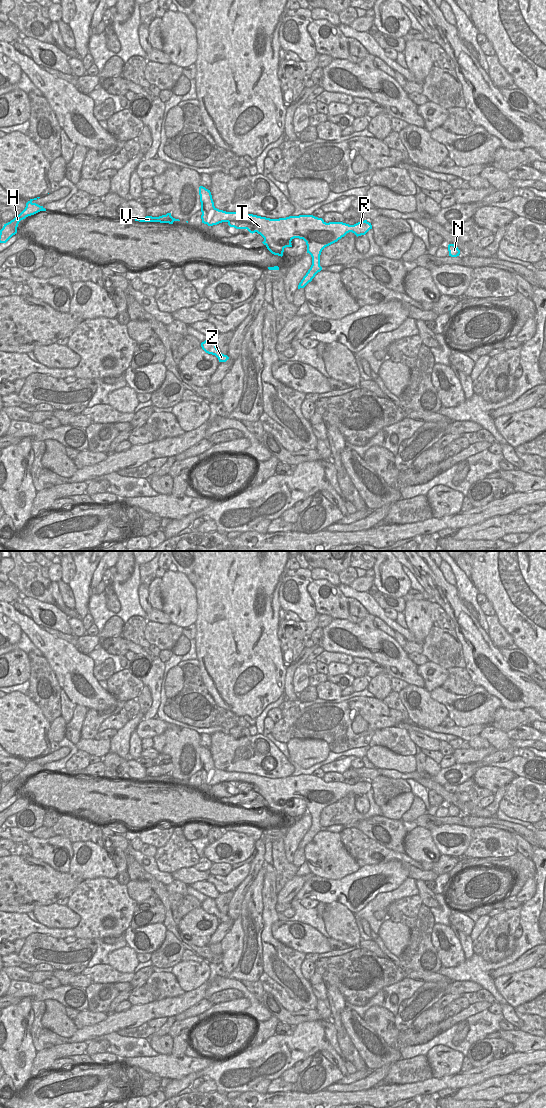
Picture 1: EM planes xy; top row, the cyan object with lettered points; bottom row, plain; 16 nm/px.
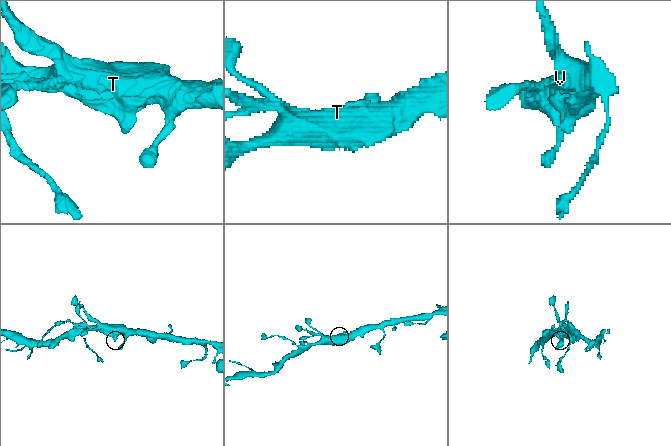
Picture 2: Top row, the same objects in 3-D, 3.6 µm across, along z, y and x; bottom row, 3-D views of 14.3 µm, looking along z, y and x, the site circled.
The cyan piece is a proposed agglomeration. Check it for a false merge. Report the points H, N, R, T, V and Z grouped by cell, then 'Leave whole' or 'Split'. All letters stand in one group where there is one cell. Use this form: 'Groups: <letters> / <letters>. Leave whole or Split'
Groups: H N R T V Z. Leave whole.

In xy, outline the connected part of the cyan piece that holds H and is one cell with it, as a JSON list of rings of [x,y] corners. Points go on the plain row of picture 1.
[[[40,757],[30,759],[26,763],[25,769],[18,776],[16,776],[10,782],[4,784],[3,788],[0,790],[0,803],[6,803],[13,795],[17,793],[17,787],[21,780],[40,771],[46,771],[43,766],[32,762],[33,760],[37,760],[39,758]]]

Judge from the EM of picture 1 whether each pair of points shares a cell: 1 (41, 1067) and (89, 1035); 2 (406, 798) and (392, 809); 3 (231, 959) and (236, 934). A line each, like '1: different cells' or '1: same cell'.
1: different cells
2: same cell
3: same cell

